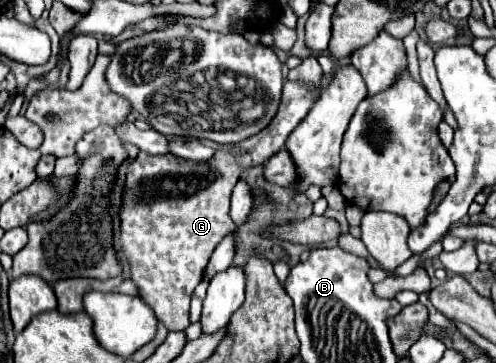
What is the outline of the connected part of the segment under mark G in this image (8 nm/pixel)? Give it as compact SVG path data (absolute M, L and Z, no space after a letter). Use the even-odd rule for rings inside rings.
M324 75L320 87L312 87L302 81L286 81L280 109L274 121L262 133L240 141L232 149L220 149L210 161L194 163L194 161L178 159L174 155L158 157L158 155L148 155L140 151L140 155L130 163L128 177L126 177L124 205L122 205L122 237L120 237L122 251L130 263L132 281L140 287L142 301L146 301L146 305L154 309L156 317L166 325L168 331L184 331L190 325L188 321L190 297L194 289L198 287L198 283L202 281L210 255L224 237L236 231L236 225L230 217L230 195L240 175L250 167L266 163L268 157L272 157L284 147L288 135L308 115L308 111L312 109L312 103L320 97L320 91L330 85L330 79L332 75Z

